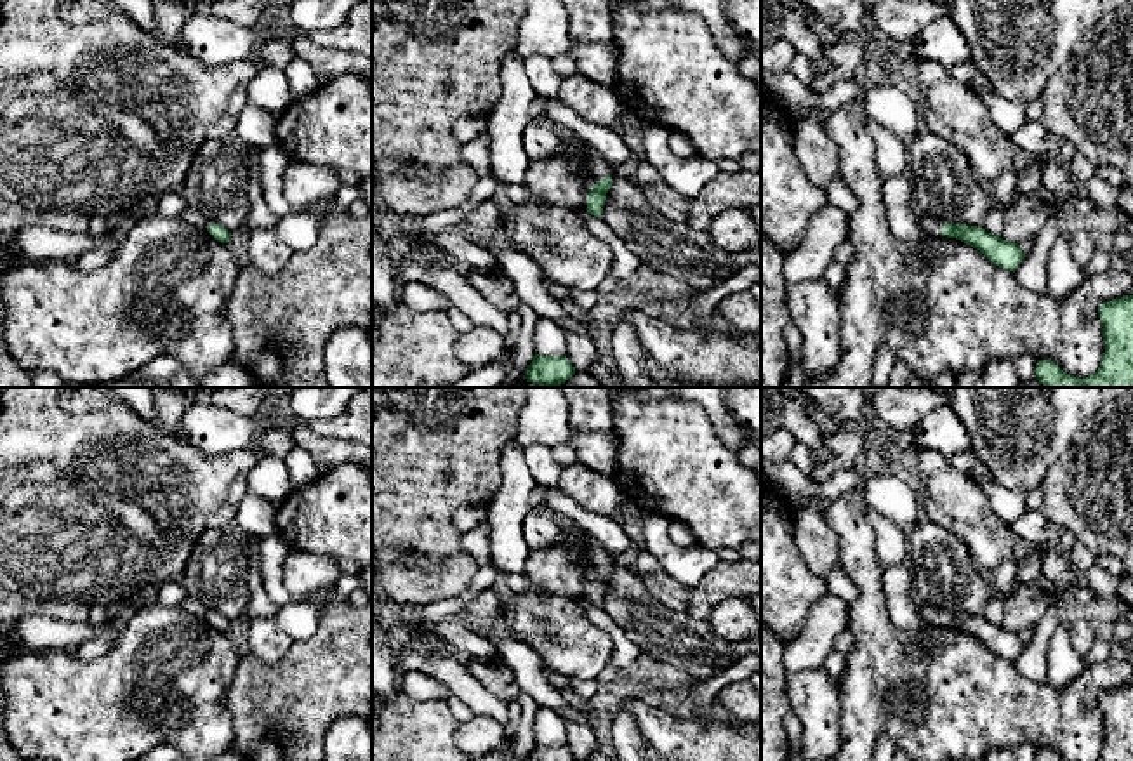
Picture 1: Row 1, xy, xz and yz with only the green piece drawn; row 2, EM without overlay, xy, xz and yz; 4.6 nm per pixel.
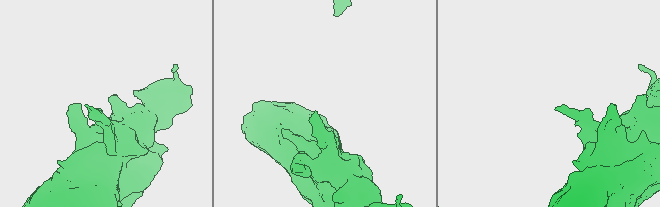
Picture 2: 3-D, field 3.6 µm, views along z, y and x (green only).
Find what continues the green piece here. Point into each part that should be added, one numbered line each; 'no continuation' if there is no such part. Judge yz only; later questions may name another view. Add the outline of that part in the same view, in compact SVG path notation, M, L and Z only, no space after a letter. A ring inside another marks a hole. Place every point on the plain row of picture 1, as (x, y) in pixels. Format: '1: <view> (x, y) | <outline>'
1: yz (930, 614) | M919 605L919 615L924 624L940 625L944 612L933 605Z

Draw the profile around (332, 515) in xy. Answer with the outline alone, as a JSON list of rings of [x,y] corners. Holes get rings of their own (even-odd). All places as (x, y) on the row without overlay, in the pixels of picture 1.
[[[344,462],[290,492],[275,519],[288,549],[328,556],[348,575],[372,565],[372,478],[360,462]]]

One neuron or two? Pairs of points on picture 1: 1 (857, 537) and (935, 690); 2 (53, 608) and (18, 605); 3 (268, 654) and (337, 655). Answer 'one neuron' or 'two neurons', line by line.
1: one neuron
2: one neuron
3: two neurons

